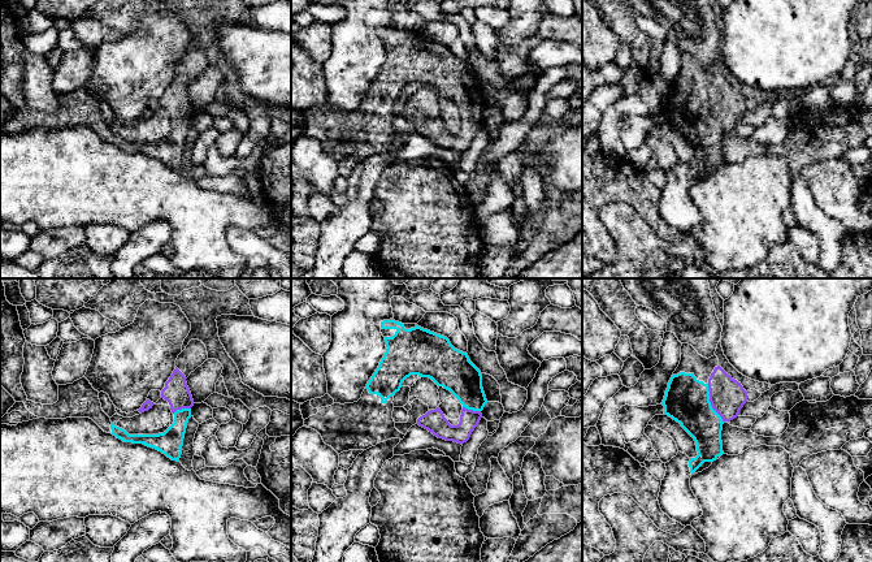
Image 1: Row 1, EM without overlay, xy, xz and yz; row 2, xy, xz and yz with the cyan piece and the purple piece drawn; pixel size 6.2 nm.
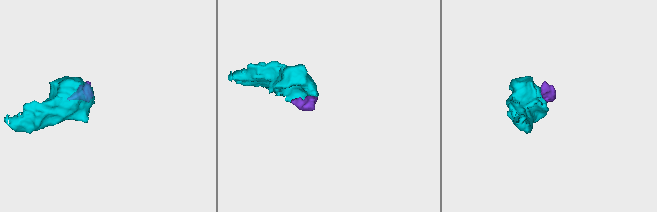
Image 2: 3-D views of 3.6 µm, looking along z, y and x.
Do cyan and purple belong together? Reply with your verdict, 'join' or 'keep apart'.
join

